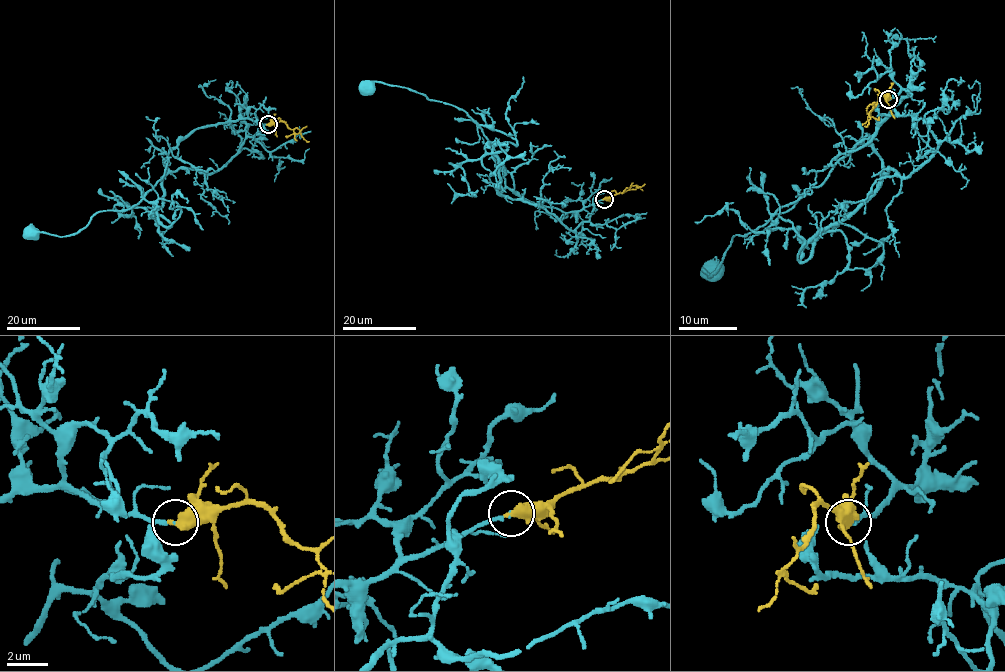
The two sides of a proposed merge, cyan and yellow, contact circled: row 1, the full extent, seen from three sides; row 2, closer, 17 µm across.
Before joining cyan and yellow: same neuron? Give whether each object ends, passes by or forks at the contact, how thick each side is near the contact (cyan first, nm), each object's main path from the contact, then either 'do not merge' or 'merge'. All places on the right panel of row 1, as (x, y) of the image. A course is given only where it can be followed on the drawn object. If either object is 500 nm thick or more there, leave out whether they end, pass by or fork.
calibres 130 and 550 nm; course cyan (888, 99), (908, 93), (820, 185), (750, 233), (734, 236), (715, 271), (709, 277), (703, 270), (710, 271); course yellow (888, 99), (879, 95), (876, 105), (866, 112), (869, 122), (865, 127); merge

